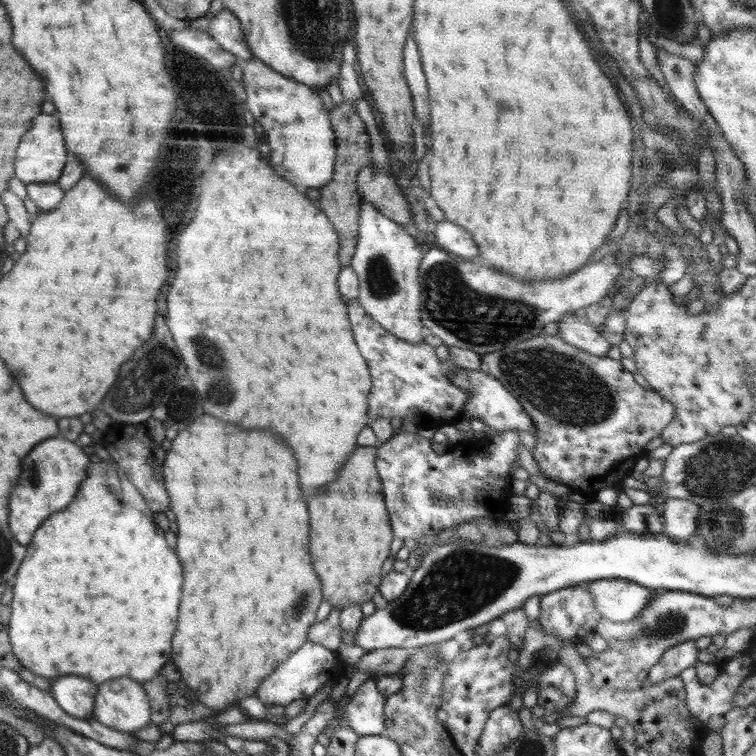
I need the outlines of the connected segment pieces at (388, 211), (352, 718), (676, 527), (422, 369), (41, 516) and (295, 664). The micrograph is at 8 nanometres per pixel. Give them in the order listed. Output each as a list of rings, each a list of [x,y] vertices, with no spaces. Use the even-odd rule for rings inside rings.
[[[371,164],[357,172],[357,193],[380,214],[394,223],[411,224],[410,205],[392,175],[380,172]]]
[[[369,678],[363,682],[350,697],[344,713],[338,722],[324,728],[330,736],[337,726],[347,724],[359,736],[380,735],[385,729],[384,700],[385,696],[378,690],[377,678]]]
[[[666,498],[664,512],[664,530],[662,534],[673,541],[686,543],[688,538],[696,532],[696,518],[700,505],[690,499]]]
[[[352,299],[347,304],[356,344],[370,368],[372,377],[372,390],[368,396],[369,423],[378,417],[392,422],[396,419],[397,423],[406,418],[418,428],[433,428],[436,431],[442,426],[460,422],[469,392],[454,386],[449,376],[462,368],[454,365],[452,360],[440,361],[434,352],[435,348],[424,341],[412,344],[394,336],[380,326],[357,299]]]
[[[64,437],[44,440],[44,444],[24,460],[24,476],[20,476],[20,488],[16,488],[16,496],[12,496],[12,516],[9,516],[12,522],[9,528],[21,545],[31,543],[44,520],[74,500],[91,463],[82,447]]]
[[[306,642],[299,650],[292,653],[285,662],[279,664],[257,688],[255,695],[262,704],[286,707],[295,700],[306,700],[324,687],[327,682],[337,684],[346,676],[345,662],[332,650],[316,642]]]

